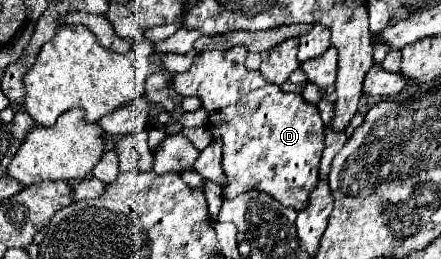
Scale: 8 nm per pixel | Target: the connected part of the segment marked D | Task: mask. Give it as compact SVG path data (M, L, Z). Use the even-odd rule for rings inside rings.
M233 47L227 51L205 51L201 53L193 67L185 73L173 77L173 87L179 95L197 95L203 101L203 107L217 107L209 115L209 129L213 137L223 141L223 171L229 179L225 197L237 197L243 191L259 189L273 195L281 205L293 207L297 211L307 207L311 191L319 183L319 161L323 155L323 137L325 125L317 107L305 101L299 93L283 93L277 85L267 83L259 71L249 71L245 67L247 51L245 47Z

